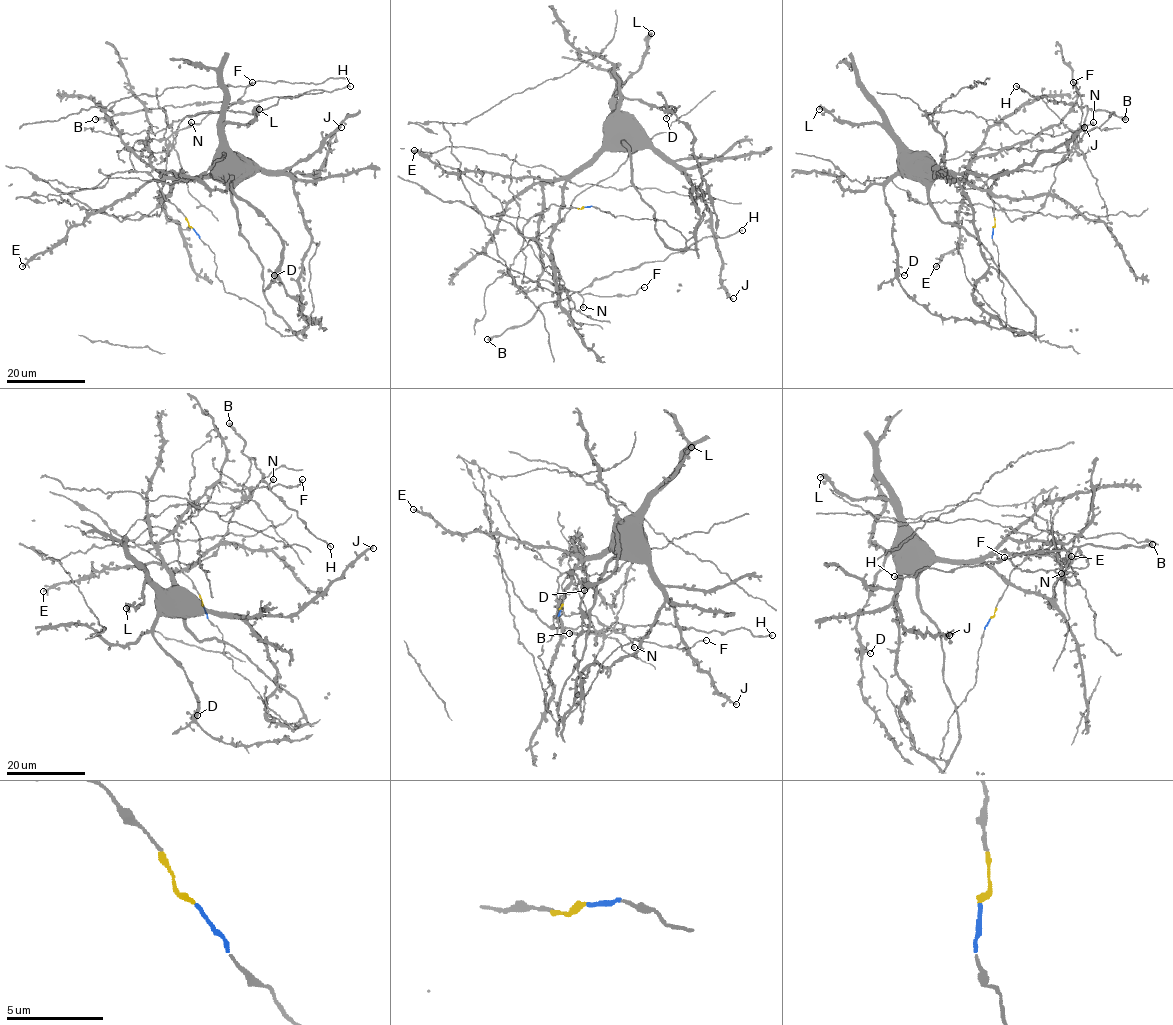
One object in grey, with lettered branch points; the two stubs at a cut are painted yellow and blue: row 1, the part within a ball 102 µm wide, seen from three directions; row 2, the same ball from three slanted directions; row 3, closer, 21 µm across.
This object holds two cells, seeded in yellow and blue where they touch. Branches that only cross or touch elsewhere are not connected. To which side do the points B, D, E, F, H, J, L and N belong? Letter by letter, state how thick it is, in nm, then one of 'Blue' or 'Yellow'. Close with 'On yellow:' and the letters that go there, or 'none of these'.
B: Thickness 550 nm. Yellow
D: Thickness 140 nm. Blue
E: Thickness 320 nm. Blue
F: Thickness 200 nm. Yellow
H: Thickness 240 nm. Yellow
J: Thickness 400 nm. Blue
L: Thickness 400 nm. Blue
N: Thickness 480 nm. Yellow
On yellow: B, F, H, N

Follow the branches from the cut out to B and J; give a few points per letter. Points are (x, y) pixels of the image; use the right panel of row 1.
B: (993, 228), (990, 187), (1000, 172), (1061, 164), (1068, 156), (1066, 139), (1083, 125), (1088, 109), (1126, 118)
J: (993, 228), (1006, 327), (1022, 336), (973, 297), (988, 263), (960, 182), (1029, 165), (1084, 127)

